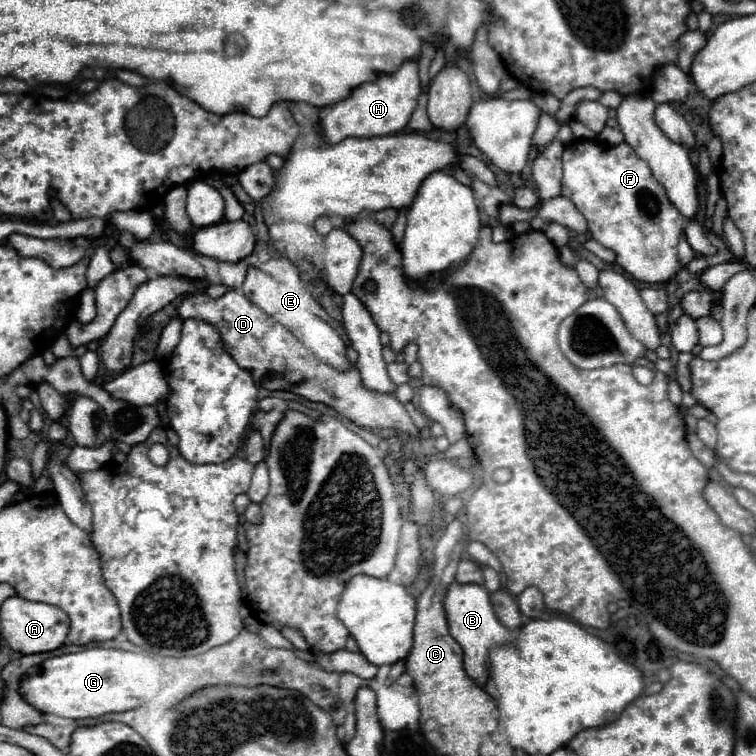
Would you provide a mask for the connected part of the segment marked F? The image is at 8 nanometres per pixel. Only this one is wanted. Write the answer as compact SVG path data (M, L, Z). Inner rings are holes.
M572 141L564 149L562 163L562 195L586 217L592 237L616 253L616 265L642 283L666 283L682 269L676 245L686 221L632 147Z

